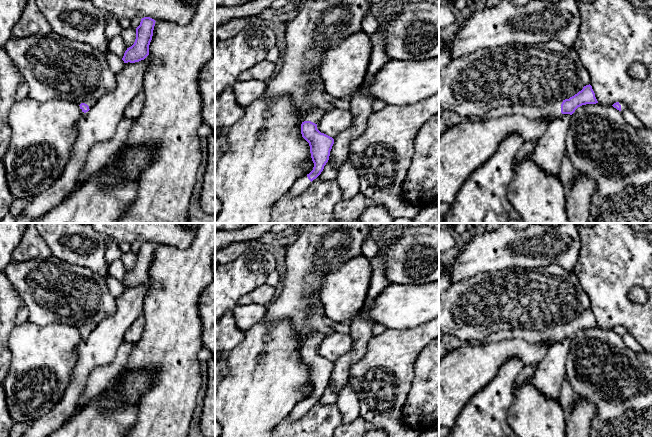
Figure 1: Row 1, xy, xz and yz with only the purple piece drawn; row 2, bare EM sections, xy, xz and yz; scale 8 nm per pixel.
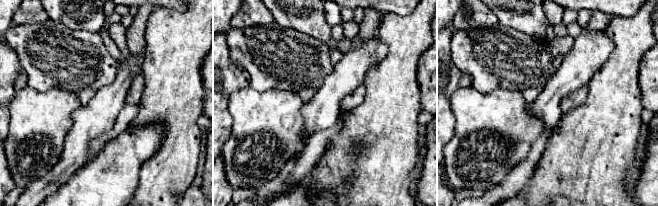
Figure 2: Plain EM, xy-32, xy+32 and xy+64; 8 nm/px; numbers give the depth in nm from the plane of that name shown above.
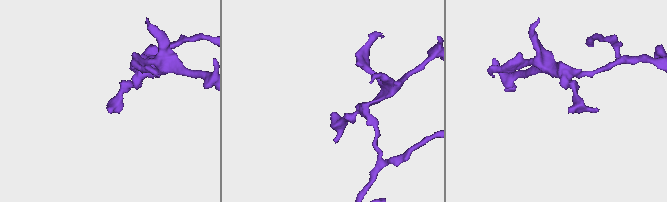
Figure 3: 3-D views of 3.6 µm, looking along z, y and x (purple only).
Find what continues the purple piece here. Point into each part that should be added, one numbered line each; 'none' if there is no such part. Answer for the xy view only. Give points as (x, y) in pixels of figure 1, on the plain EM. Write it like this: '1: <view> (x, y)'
1: xy (90, 326)

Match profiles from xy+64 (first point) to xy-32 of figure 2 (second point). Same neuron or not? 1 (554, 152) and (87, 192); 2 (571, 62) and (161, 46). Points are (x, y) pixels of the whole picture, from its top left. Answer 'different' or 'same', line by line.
1: different
2: different

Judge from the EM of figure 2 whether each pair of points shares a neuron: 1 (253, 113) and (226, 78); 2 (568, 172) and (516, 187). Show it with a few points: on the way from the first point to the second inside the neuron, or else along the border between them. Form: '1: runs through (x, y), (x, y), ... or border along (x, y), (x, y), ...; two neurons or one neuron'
1: border along (248, 85), (231, 93), (228, 101), (230, 113); two neurons
2: border along (537, 163), (531, 179), (522, 191); two neurons

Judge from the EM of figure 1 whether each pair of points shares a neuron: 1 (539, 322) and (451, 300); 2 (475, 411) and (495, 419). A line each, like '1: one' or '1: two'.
1: one
2: one

